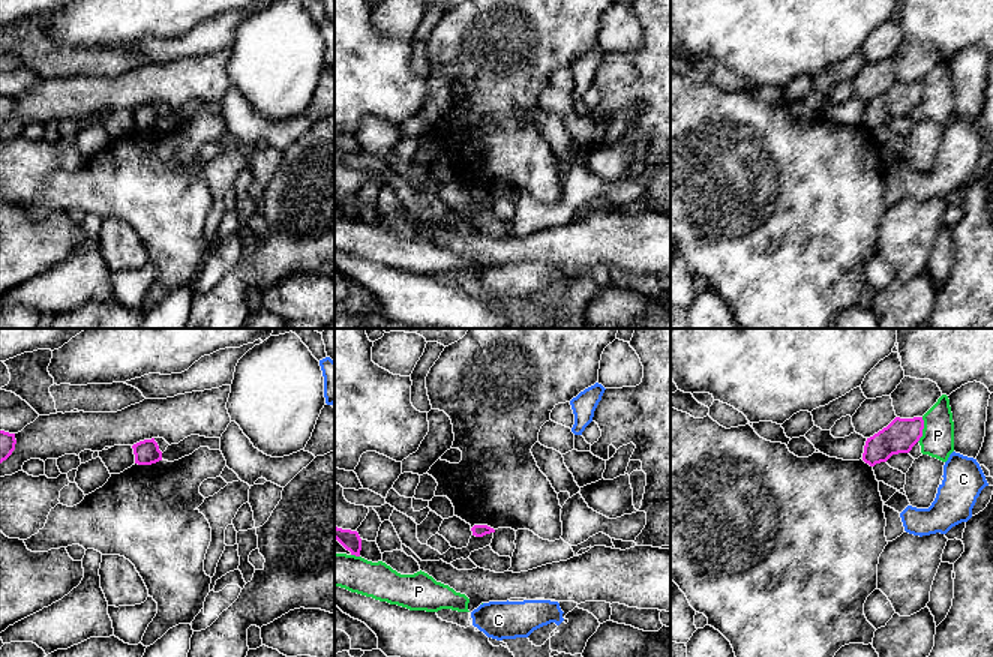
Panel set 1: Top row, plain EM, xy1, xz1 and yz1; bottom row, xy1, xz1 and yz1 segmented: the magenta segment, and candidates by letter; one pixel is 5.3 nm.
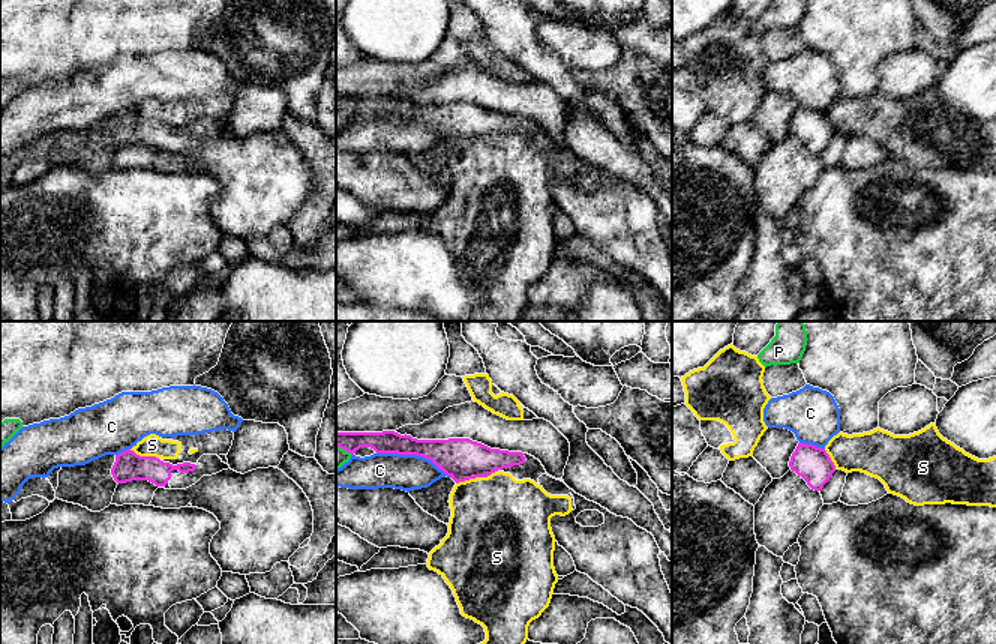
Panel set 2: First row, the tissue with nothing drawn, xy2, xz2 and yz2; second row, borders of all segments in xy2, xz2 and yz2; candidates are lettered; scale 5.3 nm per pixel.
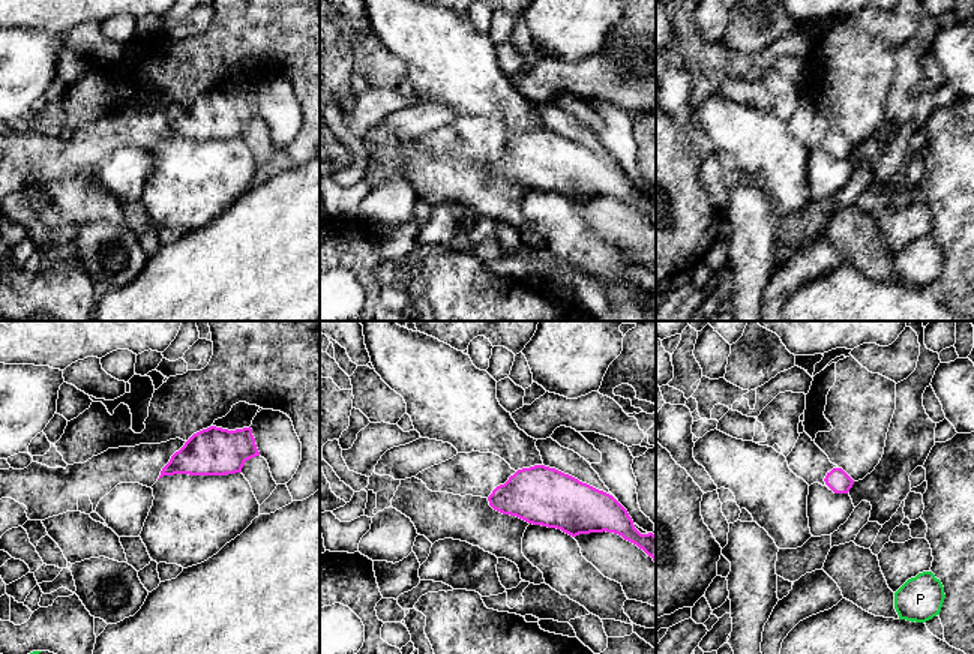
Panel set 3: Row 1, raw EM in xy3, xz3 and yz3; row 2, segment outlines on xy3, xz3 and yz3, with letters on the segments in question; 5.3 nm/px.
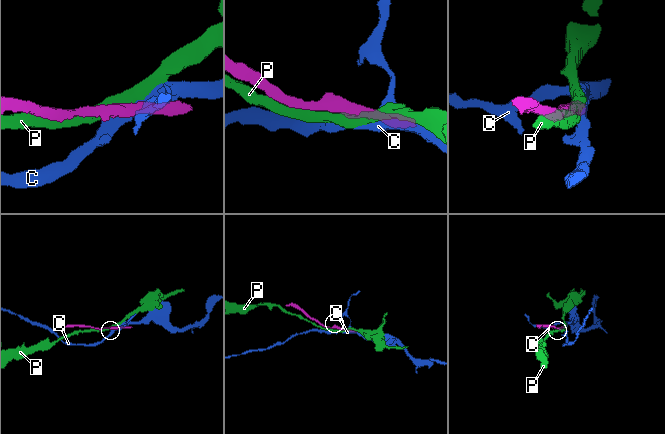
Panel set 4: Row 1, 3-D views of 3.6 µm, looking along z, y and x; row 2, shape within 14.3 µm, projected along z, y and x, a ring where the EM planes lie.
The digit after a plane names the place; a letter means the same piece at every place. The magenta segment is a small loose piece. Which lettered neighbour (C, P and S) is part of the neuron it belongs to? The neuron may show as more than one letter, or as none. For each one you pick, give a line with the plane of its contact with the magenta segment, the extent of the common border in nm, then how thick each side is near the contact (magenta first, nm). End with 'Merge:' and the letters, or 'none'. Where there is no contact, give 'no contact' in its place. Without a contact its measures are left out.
Merge: none

